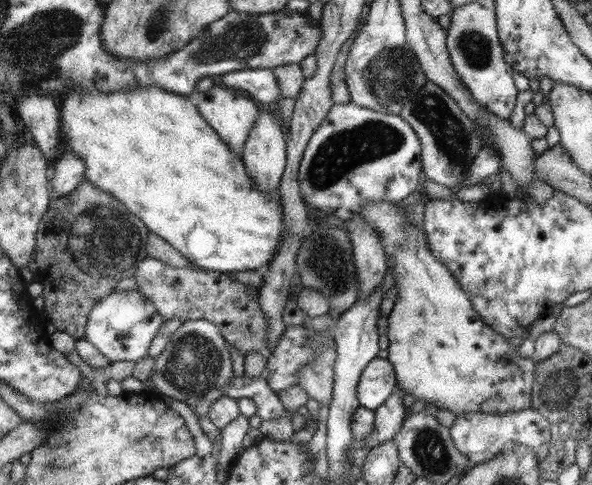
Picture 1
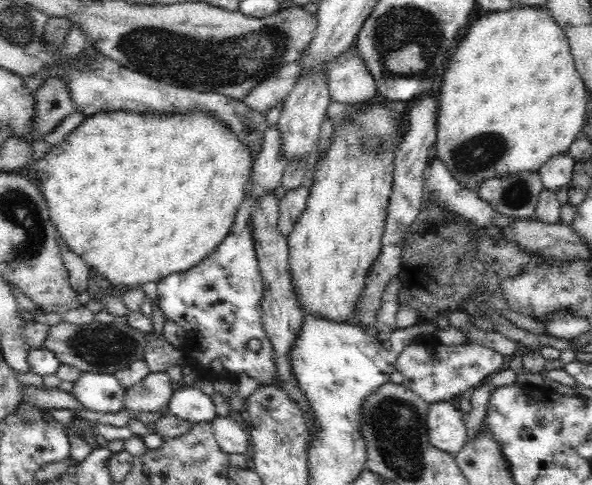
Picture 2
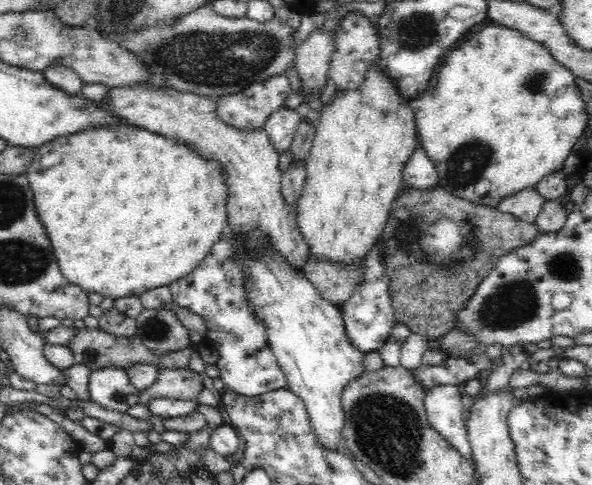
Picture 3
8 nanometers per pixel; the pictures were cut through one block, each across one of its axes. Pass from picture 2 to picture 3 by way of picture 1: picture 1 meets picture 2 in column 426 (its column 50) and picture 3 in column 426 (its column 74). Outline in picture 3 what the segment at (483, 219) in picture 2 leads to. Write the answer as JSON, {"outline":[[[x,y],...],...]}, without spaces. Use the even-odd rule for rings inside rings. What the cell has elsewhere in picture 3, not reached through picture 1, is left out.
{"outline":[[[424,149],[415,150],[402,168],[403,183],[416,189],[438,187],[434,163],[430,161]]]}

